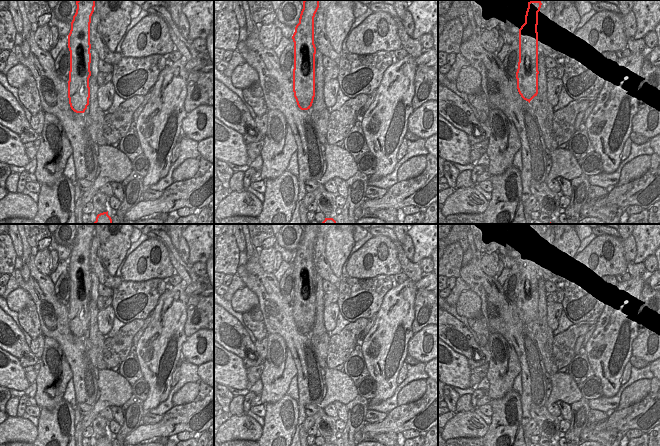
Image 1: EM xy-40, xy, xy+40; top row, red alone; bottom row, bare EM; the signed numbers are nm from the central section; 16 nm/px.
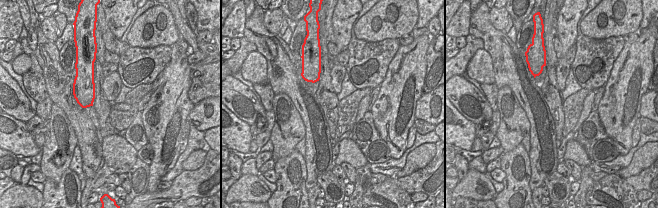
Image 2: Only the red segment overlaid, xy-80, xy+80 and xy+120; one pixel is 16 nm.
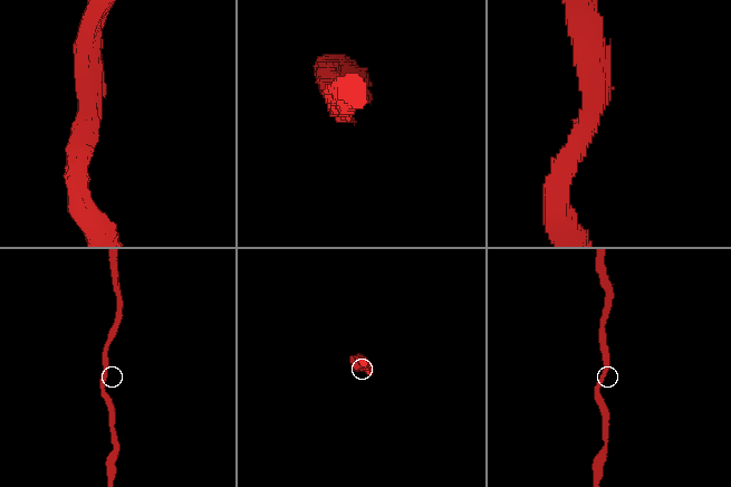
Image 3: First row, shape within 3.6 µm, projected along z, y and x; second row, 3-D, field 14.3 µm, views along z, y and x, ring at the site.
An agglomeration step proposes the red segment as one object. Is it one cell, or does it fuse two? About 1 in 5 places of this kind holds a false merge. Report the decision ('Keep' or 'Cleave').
Keep.

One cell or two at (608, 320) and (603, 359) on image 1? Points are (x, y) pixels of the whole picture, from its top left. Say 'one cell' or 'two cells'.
one cell

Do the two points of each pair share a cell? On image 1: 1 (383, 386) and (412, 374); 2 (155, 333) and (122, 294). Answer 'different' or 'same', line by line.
1: different
2: different

